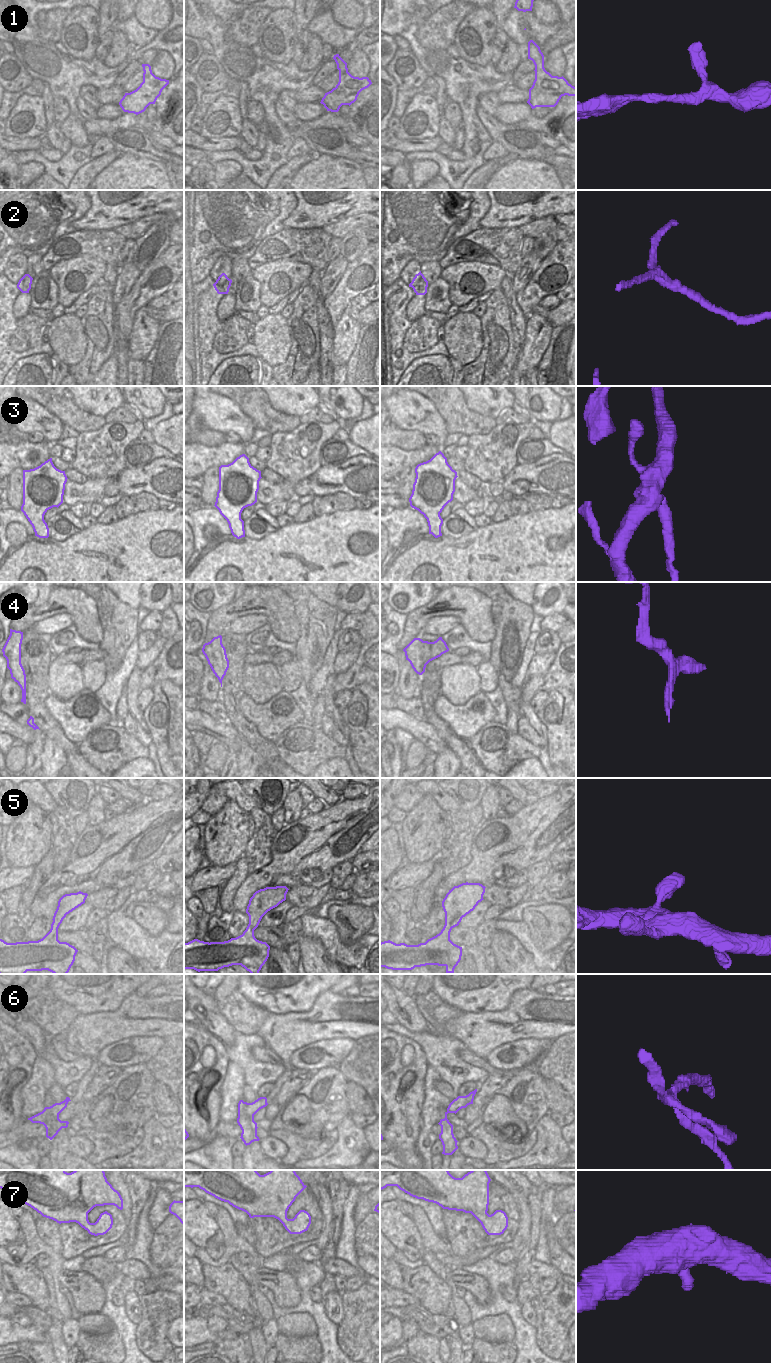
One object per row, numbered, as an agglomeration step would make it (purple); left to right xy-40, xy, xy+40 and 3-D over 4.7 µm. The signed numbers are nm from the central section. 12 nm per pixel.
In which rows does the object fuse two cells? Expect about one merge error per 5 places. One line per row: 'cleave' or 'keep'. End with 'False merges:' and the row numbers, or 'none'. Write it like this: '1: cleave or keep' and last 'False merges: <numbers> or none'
1: keep
2: cleave
3: cleave
4: keep
5: keep
6: cleave
7: keep
False merges: 2, 3, 6

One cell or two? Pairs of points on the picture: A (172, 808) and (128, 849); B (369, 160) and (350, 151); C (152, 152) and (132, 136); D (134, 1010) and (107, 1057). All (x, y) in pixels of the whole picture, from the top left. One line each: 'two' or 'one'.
A: one
B: one
C: one
D: two

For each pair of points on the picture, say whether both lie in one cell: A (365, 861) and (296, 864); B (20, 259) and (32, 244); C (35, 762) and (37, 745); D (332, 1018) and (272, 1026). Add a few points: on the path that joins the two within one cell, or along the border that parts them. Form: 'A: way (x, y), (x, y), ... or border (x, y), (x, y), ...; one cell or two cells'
A: border (359, 851), (350, 860); two cells
B: border (10, 256), (24, 254), (27, 257); two cells
C: way (36, 758), (36, 749); one cell
D: way (317, 1019), (309, 1026), (287, 1026); one cell

